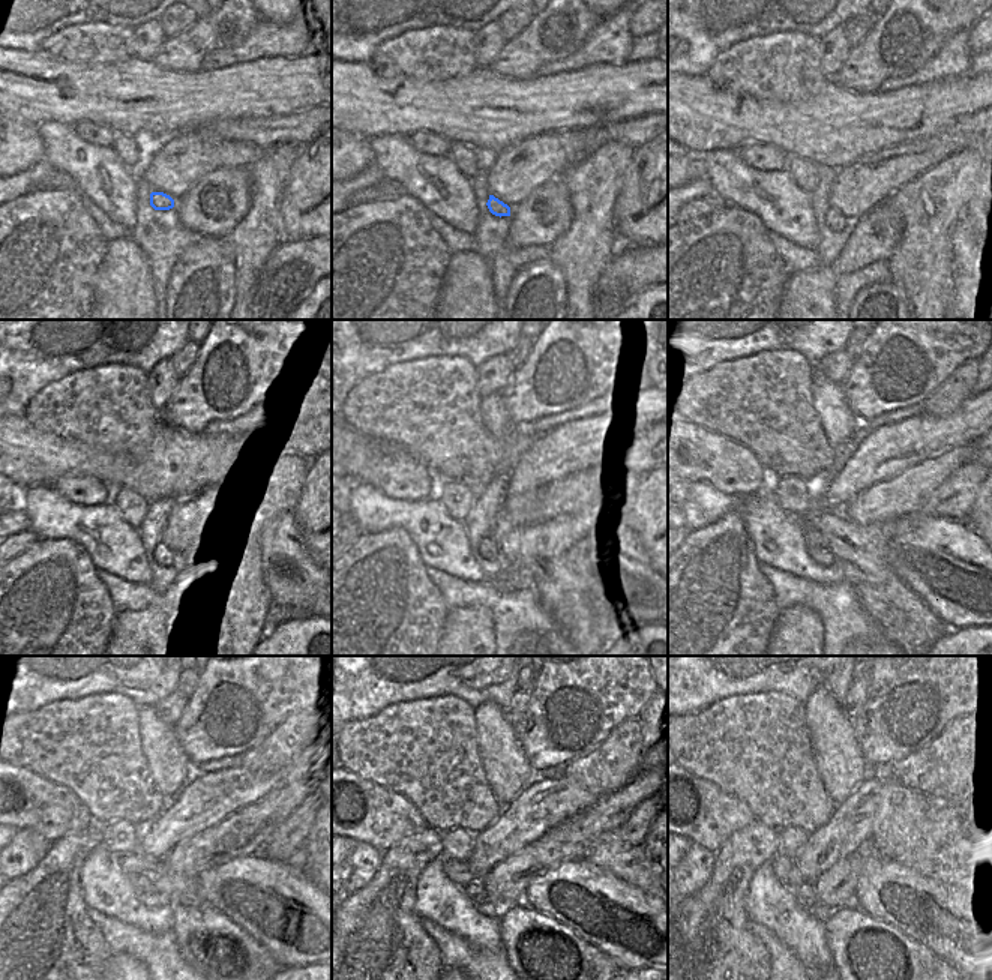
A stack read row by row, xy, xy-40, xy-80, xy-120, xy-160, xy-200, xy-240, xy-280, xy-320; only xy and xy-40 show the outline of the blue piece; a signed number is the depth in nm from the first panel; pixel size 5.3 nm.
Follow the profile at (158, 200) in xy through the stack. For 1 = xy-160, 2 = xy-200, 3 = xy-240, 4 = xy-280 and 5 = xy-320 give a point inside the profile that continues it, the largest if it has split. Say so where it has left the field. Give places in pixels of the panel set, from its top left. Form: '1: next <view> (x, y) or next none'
1: next xy-160 (485, 551)
2: next xy-200 (814, 542)
3: next xy-240 (146, 893)
4: next xy-280 (474, 889)
5: next xy-320 (806, 896)

